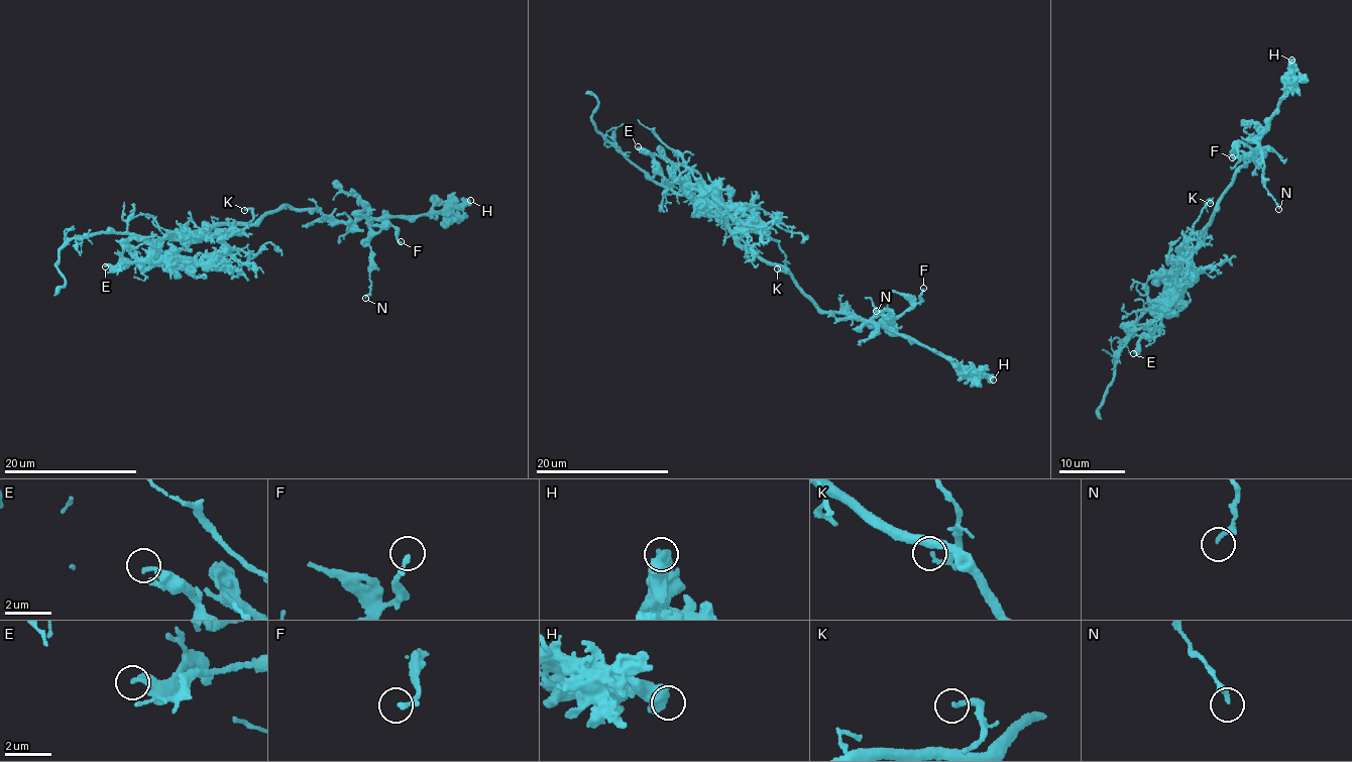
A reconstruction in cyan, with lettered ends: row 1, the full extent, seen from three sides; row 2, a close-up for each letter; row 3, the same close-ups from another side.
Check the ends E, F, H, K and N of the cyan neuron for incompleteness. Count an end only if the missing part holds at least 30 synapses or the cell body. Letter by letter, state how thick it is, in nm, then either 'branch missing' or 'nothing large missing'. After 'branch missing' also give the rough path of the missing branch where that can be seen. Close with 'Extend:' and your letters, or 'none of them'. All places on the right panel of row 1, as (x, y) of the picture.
E: 300 nm thick; nothing large missing
F: 200 nm thick; nothing large missing
H: 440 nm thick; nothing large missing
K: 160 nm thick; nothing large missing
N: 200 nm thick; nothing large missing
Extend: none of them

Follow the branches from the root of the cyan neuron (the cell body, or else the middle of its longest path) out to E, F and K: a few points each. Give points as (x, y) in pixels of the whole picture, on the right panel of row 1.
E: (1211, 225), (1205, 228), (1193, 249), (1185, 253), (1160, 294), (1160, 322), (1156, 328), (1143, 334), (1133, 353)
F: (1211, 225), (1215, 208), (1245, 164), (1242, 155), (1256, 152), (1254, 139), (1257, 147), (1239, 142), (1232, 157)
K: (1211, 225), (1202, 236), (1204, 241), (1189, 253), (1186, 247), (1195, 221), (1205, 201), (1211, 200), (1210, 203)

